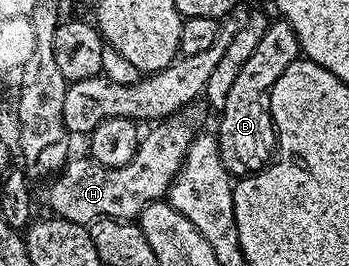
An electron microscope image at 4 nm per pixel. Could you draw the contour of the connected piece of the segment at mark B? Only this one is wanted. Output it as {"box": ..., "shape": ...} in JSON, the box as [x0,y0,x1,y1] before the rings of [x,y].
{"box":[215,21,301,177],"shape":[[[283,21],[269,22],[266,33],[262,33],[262,41],[250,53],[246,60],[246,65],[242,65],[242,70],[238,72],[238,78],[234,80],[234,86],[230,89],[230,94],[226,97],[226,105],[219,108],[220,131],[215,132],[218,141],[218,153],[222,157],[222,165],[233,177],[247,177],[257,175],[265,167],[273,162],[278,151],[278,136],[276,126],[272,120],[272,106],[270,105],[270,94],[268,90],[286,73],[286,65],[290,65],[294,60],[301,58],[300,42],[294,33],[294,29],[289,23]]]}

